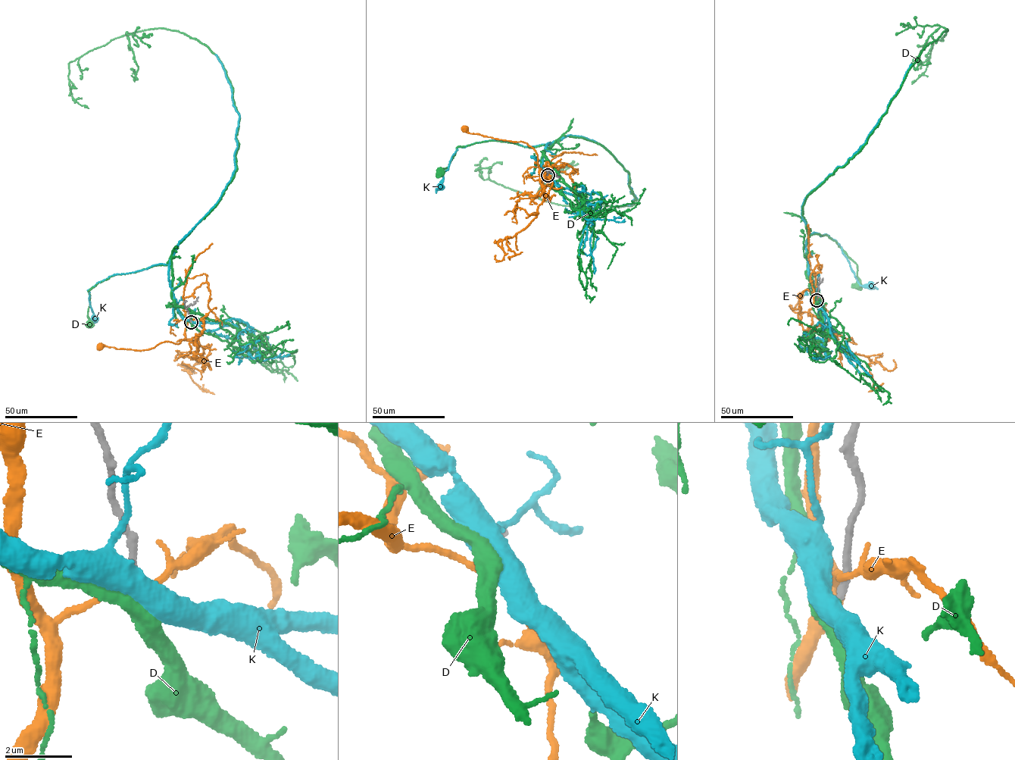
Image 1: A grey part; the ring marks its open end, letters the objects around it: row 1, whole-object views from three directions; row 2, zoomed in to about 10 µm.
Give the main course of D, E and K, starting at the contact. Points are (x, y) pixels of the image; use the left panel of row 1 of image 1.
D: (191, 322), (185, 319), (172, 298), (173, 269), (161, 264), (114, 274), (92, 286), (89, 290), (89, 323)
E: (191, 321), (187, 323), (184, 339), (178, 343), (163, 342), (141, 350), (105, 346), (99, 348)
K: (191, 322), (177, 308), (168, 264), (160, 264), (113, 274), (92, 286), (88, 291), (92, 320), (95, 319)

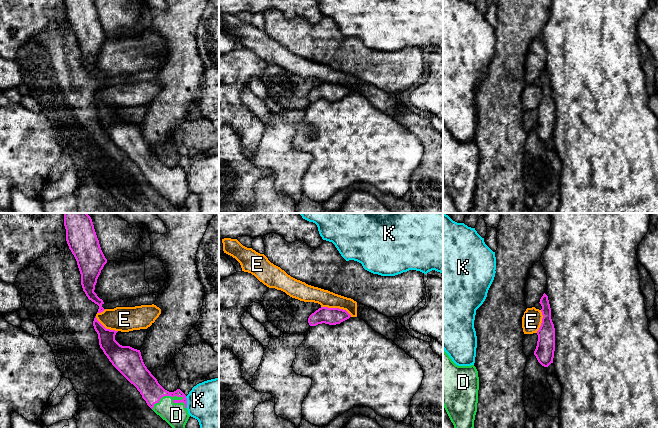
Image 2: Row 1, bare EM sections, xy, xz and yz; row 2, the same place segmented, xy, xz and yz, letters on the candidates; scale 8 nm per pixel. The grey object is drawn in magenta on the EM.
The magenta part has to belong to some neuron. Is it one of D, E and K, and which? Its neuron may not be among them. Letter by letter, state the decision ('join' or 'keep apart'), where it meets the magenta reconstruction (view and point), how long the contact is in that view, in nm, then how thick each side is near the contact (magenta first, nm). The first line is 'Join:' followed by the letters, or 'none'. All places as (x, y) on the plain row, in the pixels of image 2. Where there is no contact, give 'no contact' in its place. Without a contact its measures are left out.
Join: D
D: join; contact xy (170, 171); length 280 nm; calibres 170 and 190 nm
E: keep apart; contact xz (336, 84); length 260 nm; calibres 140 and 140 nm
K: keep apart; contact xy (186, 178); length 100 nm; calibres 110 and 400 nm

